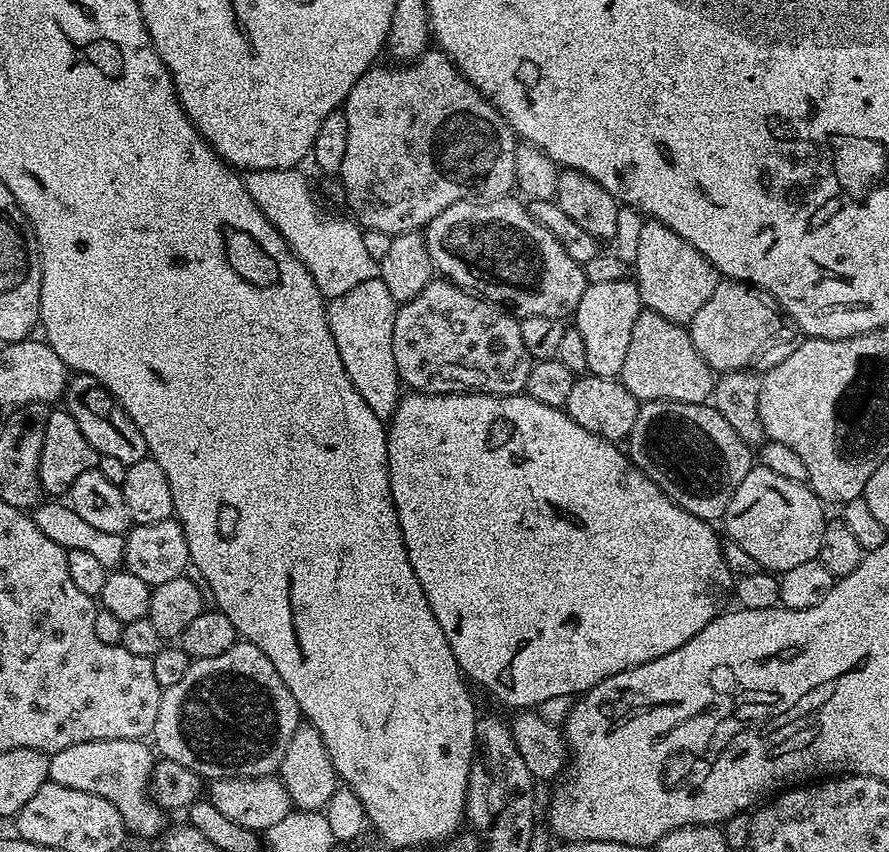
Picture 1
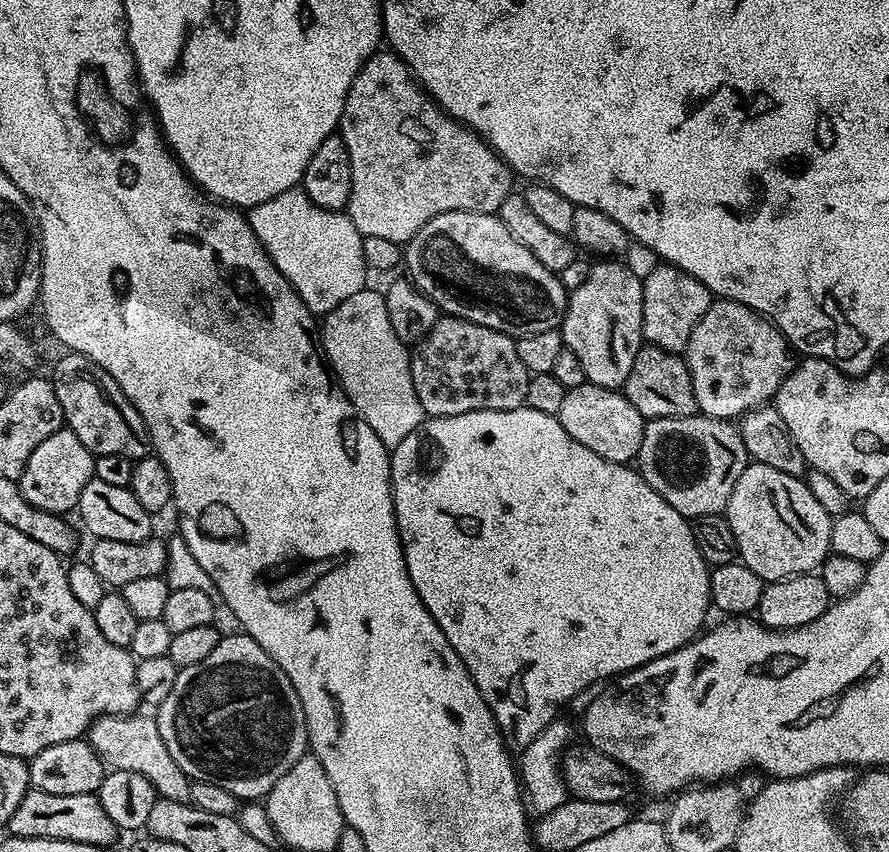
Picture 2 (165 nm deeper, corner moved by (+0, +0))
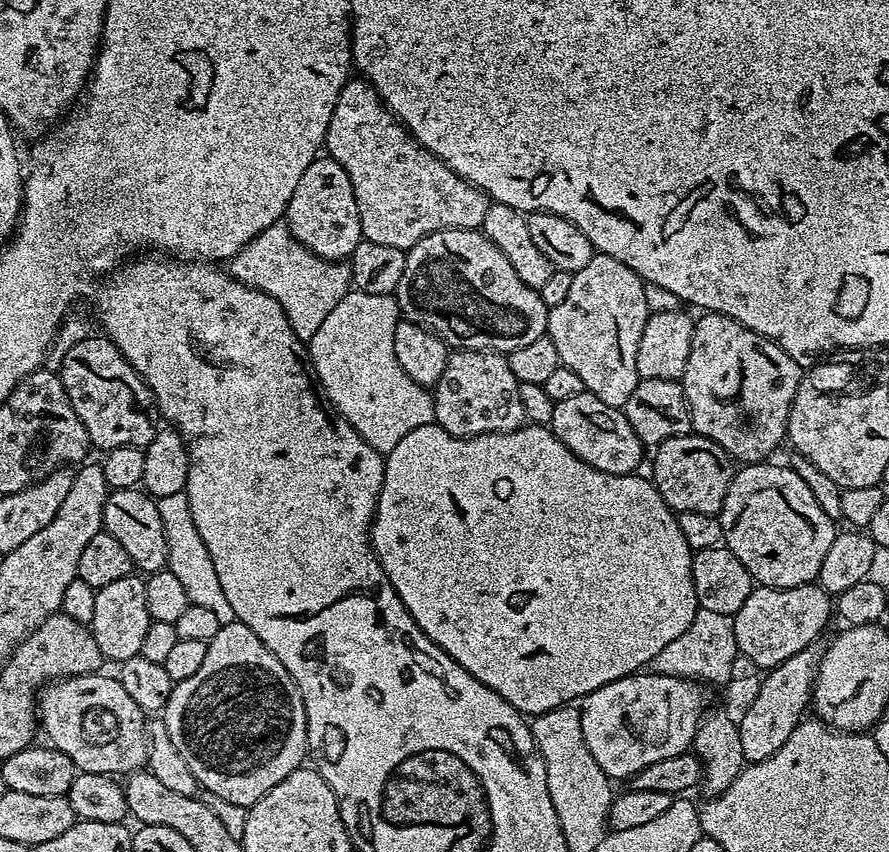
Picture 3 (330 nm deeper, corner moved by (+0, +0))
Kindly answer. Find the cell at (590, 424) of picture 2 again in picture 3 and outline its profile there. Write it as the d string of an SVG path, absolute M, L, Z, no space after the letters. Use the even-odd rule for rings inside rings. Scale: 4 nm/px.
M585 391L574 394L574 398L562 398L554 406L554 418L550 425L552 433L558 437L582 462L594 466L594 470L602 470L606 474L633 475L636 468L646 456L646 446L634 434L634 426L626 418L622 408L606 406L602 398L593 392Z

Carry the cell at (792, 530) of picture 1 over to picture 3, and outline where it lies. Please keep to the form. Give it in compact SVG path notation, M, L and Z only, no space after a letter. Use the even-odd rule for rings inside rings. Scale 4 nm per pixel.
M773 462L744 464L733 475L730 486L726 490L726 498L722 510L718 513L720 525L724 531L724 544L746 566L757 585L766 588L793 588L803 584L811 584L820 575L822 558L826 558L826 550L830 550L830 542L834 542L838 531L837 525L818 506L810 486L798 478L791 466L784 468Z

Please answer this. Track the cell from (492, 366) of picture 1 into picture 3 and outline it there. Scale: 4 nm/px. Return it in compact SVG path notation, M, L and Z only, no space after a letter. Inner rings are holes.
M456 350L449 355L442 378L431 389L435 423L455 436L481 436L513 432L524 427L520 380L514 378L503 352Z

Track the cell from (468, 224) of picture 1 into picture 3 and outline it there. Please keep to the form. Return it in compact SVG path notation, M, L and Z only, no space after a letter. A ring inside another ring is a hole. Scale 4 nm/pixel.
M443 228L426 238L422 238L413 248L407 249L406 266L402 270L402 282L398 282L394 295L403 319L412 320L423 328L431 328L452 350L503 352L507 354L513 352L518 346L527 346L529 342L534 342L534 338L542 338L548 331L548 308L542 302L539 291L526 286L526 282L522 282L522 278L518 276L514 266L506 258L506 254L502 254L502 250L498 250L498 246L494 246L494 242L490 242L490 238L485 236L483 231L474 228Z

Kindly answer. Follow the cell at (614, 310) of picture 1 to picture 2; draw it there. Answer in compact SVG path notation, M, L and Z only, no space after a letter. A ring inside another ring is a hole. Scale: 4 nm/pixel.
M616 258L593 263L586 274L586 282L569 295L562 321L564 347L582 362L587 383L619 389L626 382L630 366L634 366L642 347L643 297L644 281Z

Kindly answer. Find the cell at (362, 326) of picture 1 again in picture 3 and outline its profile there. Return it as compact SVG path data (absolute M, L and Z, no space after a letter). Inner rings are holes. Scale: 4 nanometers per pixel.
M351 290L323 319L322 326L306 344L310 367L327 403L381 454L392 452L394 446L398 446L398 442L410 434L410 430L418 430L418 426L433 423L436 418L431 391L416 384L414 378L410 378L410 374L398 366L398 358L394 354L394 330L400 319L400 307L396 305L395 295L383 296Z

